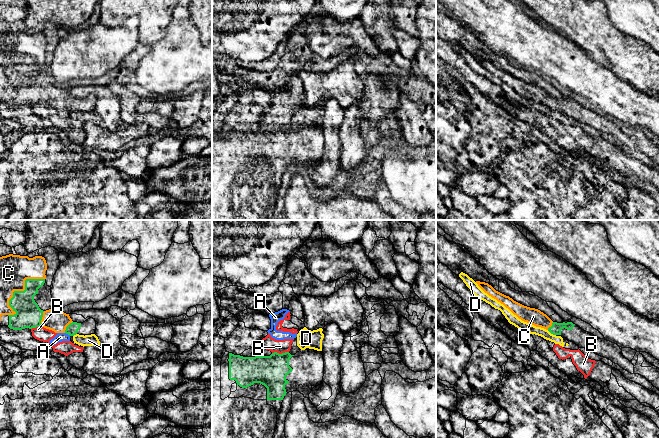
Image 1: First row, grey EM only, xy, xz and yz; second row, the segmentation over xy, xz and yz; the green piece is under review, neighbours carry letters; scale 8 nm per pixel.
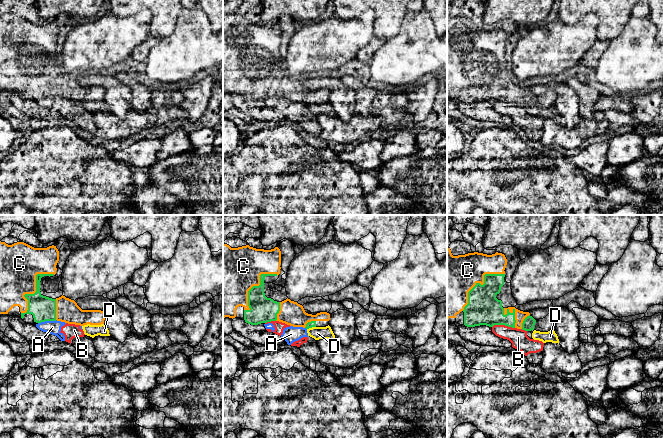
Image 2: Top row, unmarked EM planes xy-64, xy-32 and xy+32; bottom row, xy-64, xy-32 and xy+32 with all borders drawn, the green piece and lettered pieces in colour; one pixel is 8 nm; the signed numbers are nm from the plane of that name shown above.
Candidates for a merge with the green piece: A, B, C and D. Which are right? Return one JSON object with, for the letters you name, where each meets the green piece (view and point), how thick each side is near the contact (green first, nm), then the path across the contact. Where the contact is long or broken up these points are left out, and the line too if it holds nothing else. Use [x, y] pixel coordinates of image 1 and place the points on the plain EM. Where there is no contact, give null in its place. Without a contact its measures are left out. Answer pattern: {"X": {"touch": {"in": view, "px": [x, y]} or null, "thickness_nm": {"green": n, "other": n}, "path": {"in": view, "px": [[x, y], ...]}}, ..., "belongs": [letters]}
{"C": {"touch": {"in": "xy", "px": [19, 67]}, "thickness_nm": {"green": 200, "other": 240}}, "belongs": ["C"]}

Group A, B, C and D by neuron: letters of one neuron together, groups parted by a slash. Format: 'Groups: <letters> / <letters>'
Groups: A B / C / D

